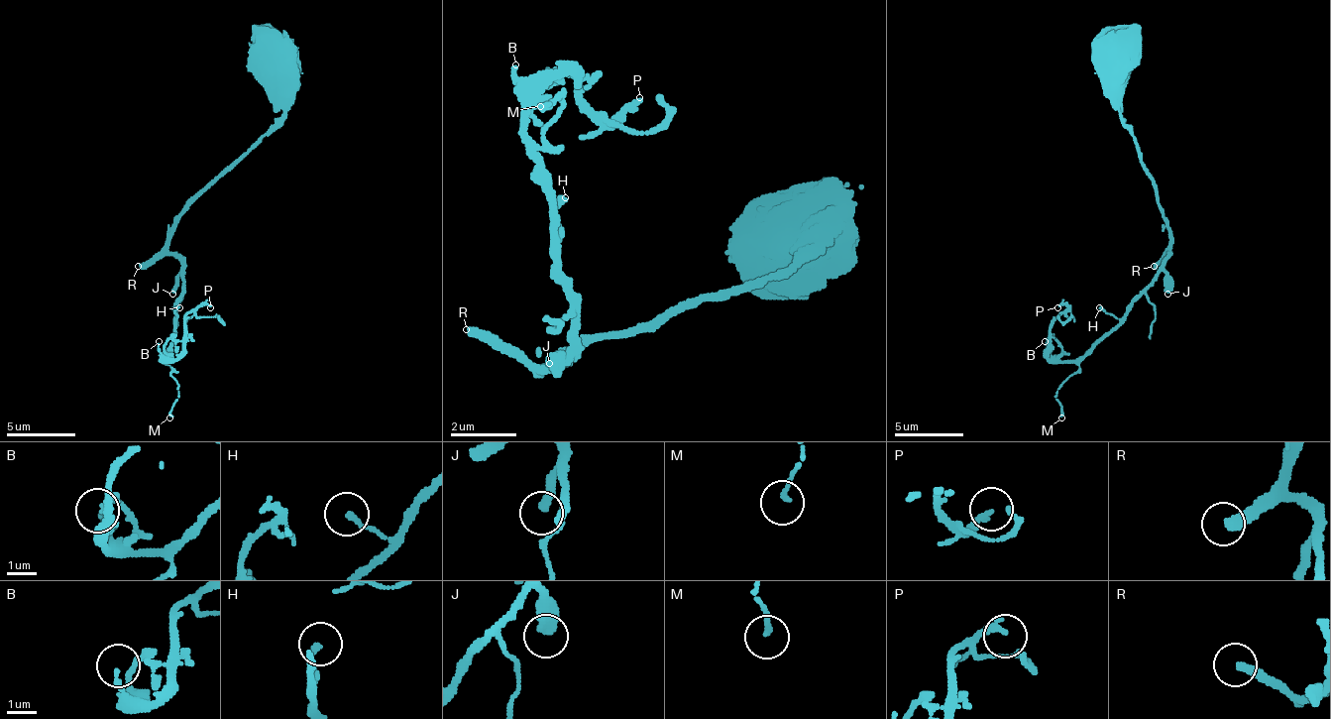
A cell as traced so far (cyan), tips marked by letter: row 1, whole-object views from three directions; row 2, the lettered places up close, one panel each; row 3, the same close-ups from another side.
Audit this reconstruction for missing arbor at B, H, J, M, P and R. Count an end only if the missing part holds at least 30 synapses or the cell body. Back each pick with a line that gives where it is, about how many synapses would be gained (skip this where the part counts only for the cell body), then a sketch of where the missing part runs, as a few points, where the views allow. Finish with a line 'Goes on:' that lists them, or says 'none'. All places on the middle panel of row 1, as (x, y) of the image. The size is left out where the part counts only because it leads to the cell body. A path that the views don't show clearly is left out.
R: Place: (466, 329). Roughly 700 synapses
Goes on: R

